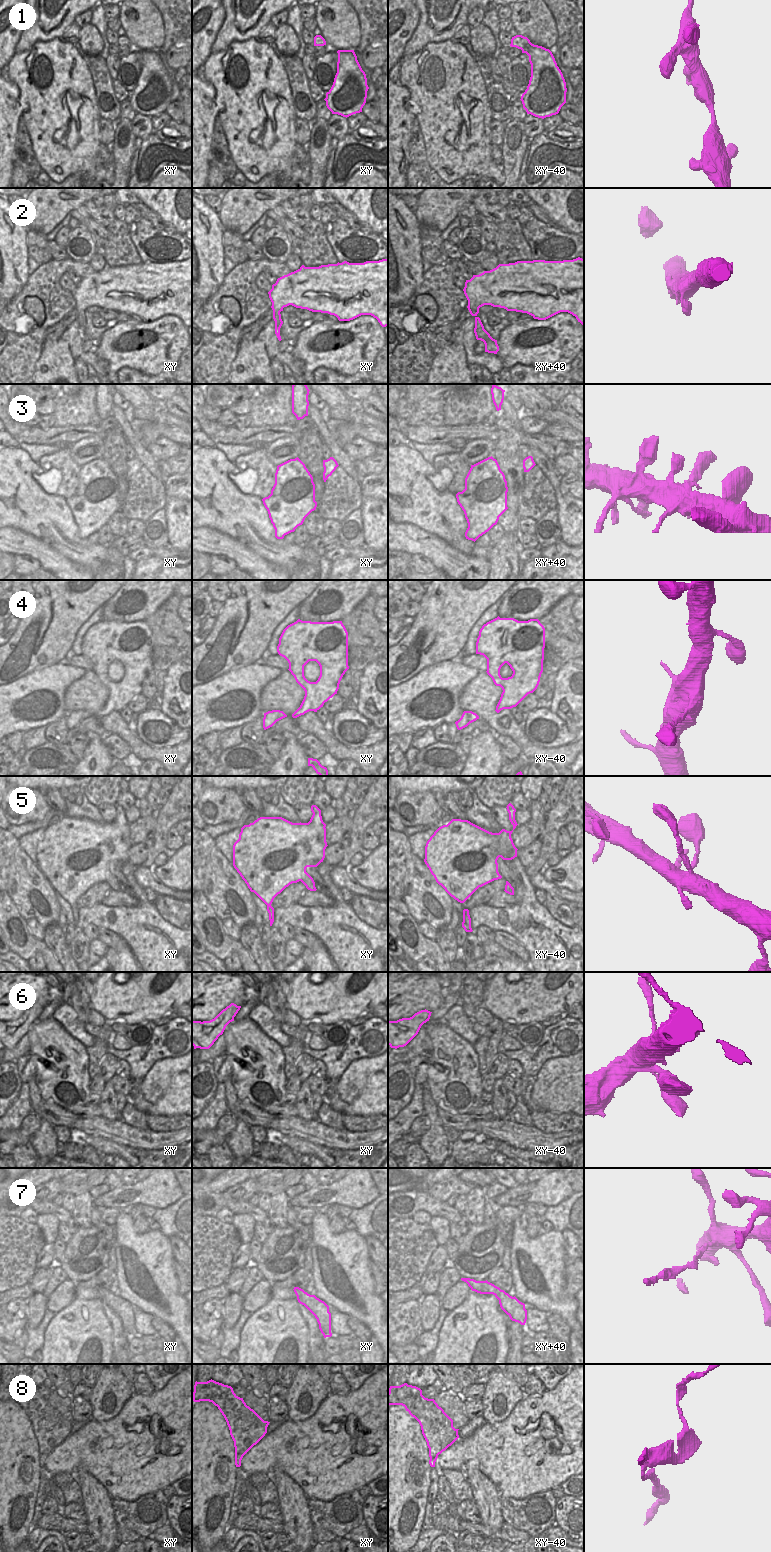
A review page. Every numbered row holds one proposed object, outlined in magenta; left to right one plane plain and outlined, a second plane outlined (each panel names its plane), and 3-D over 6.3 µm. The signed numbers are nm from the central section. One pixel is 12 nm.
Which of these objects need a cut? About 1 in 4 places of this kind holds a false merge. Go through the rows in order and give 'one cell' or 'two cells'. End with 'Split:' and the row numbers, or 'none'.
1: one cell
2: one cell
3: one cell
4: one cell
5: one cell
6: one cell
7: two cells
8: two cells
Split: 7, 8

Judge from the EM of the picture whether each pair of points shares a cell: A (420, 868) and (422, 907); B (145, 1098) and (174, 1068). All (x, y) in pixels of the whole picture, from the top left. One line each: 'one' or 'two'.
A: one
B: one

